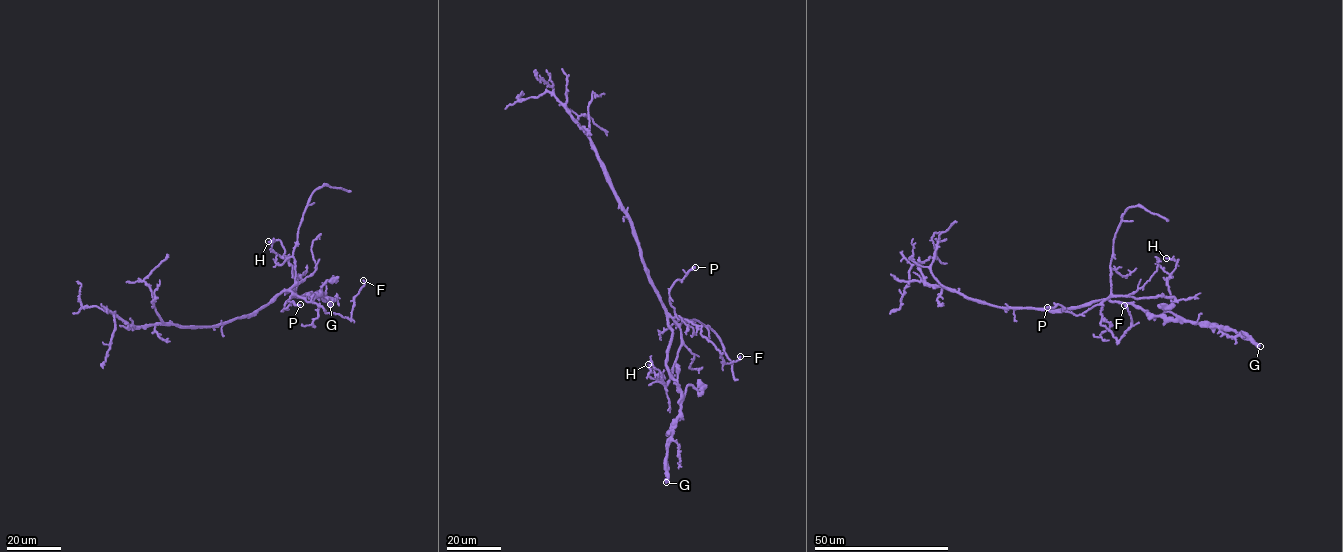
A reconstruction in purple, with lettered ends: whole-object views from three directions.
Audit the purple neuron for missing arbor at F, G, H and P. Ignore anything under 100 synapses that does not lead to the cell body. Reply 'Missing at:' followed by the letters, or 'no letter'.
Missing at: no letter

